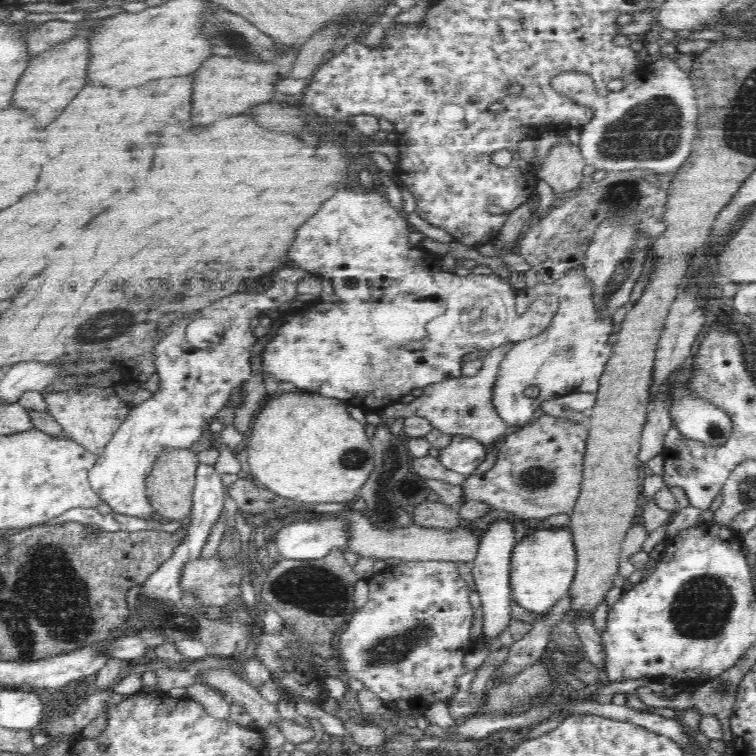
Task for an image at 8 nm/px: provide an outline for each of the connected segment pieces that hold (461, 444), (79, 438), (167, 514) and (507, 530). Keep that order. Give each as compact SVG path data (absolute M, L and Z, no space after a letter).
M453 436L450 444L439 450L437 458L444 467L468 476L484 462L486 448L473 438Z
M86 385L86 388L42 392L42 396L48 407L46 412L62 425L62 430L68 434L67 437L98 456L102 454L103 448L110 442L113 434L130 412L130 404L126 404L112 388L108 387Z
M189 448L164 449L148 477L145 480L145 489L150 506L162 522L182 521L191 514L193 507L193 495L195 474L200 462L198 455L192 453Z
M505 515L490 524L486 534L481 537L480 547L471 570L476 582L477 592L481 601L483 611L483 626L481 639L486 644L489 639L499 637L506 627L509 626L510 618L510 558L512 550L516 548L515 529L512 522L514 517L505 520Z

